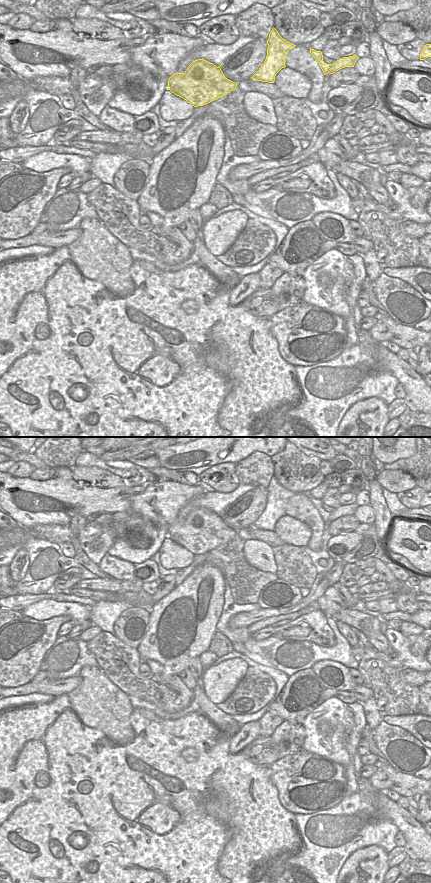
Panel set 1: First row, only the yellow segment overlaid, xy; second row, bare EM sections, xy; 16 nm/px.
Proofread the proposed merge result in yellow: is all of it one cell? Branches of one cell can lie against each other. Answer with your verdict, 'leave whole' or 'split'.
split

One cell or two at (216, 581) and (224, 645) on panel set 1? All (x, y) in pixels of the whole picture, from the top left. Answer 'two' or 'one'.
two

